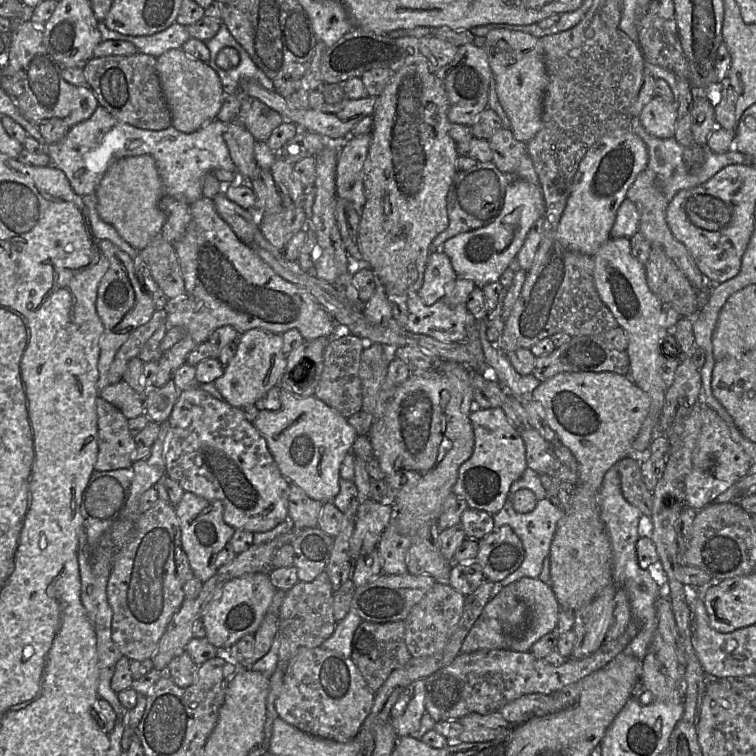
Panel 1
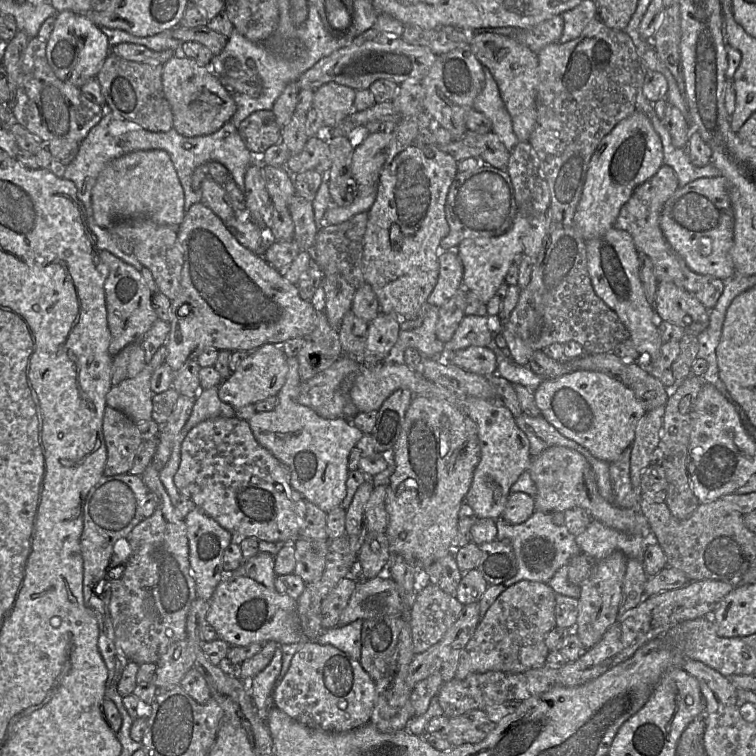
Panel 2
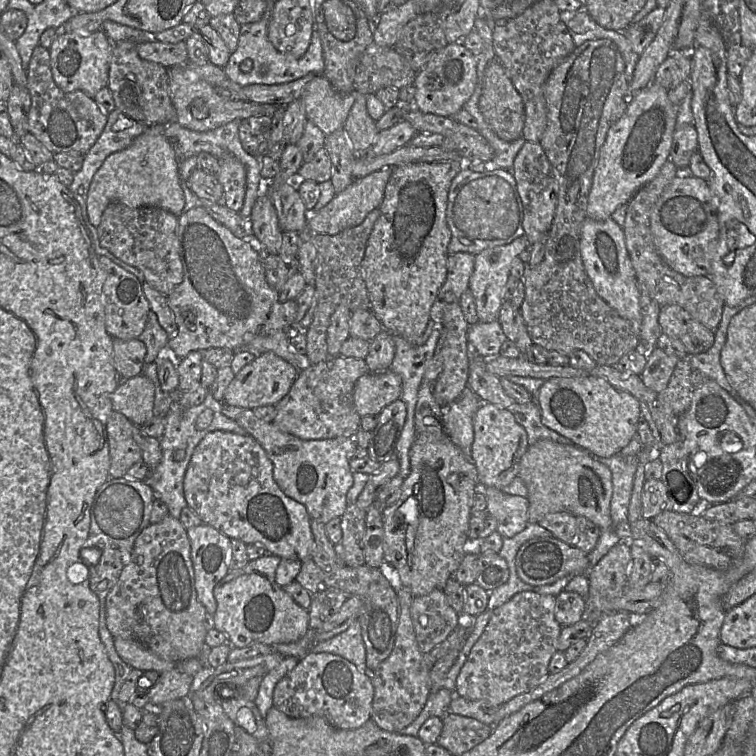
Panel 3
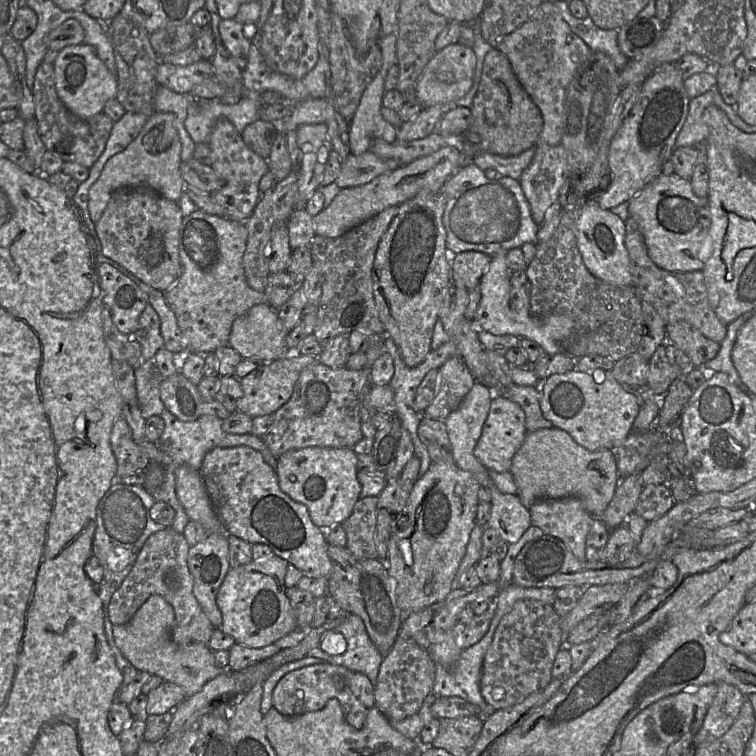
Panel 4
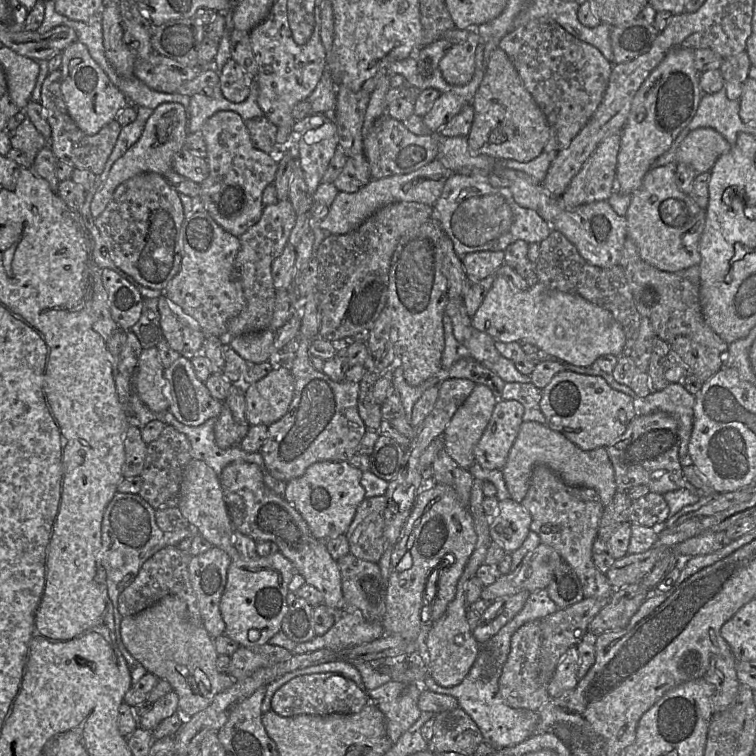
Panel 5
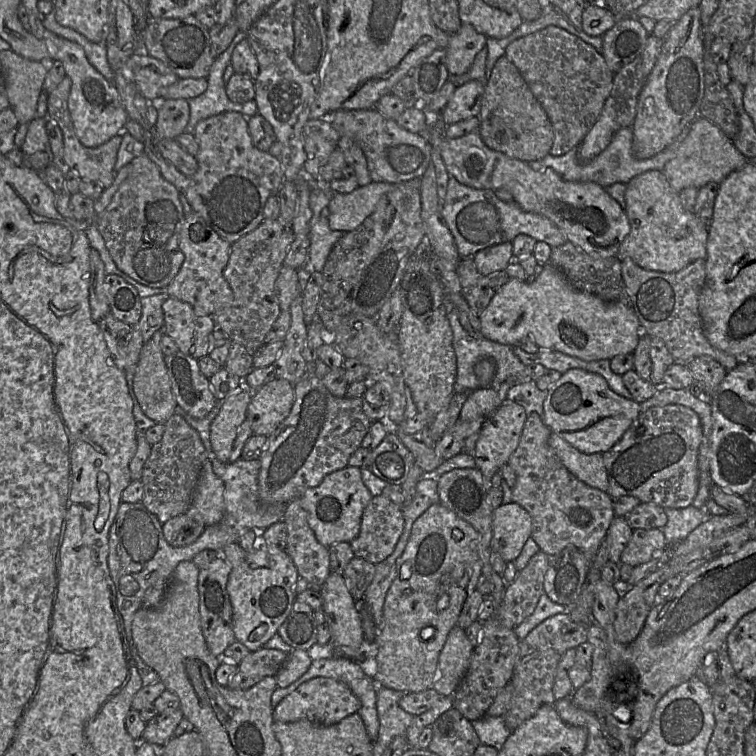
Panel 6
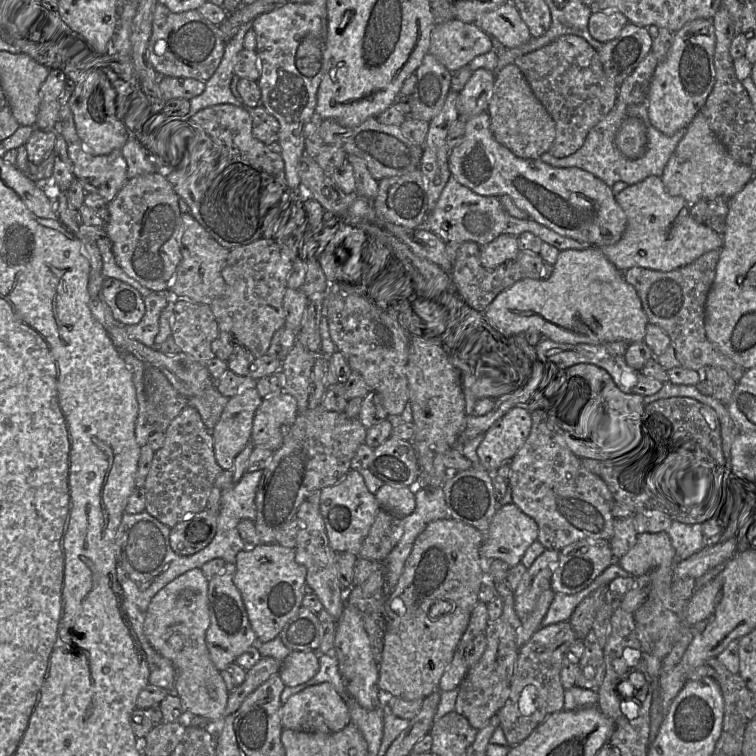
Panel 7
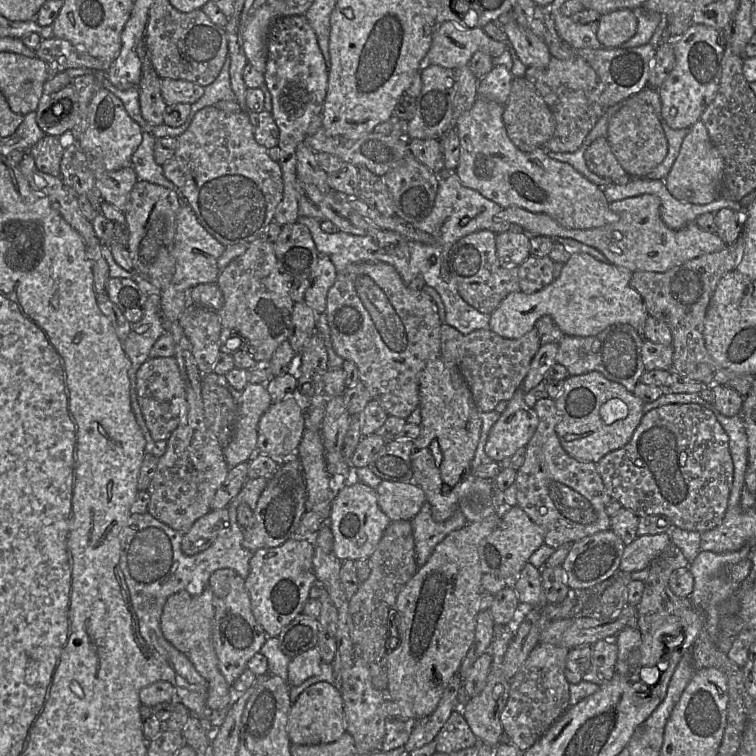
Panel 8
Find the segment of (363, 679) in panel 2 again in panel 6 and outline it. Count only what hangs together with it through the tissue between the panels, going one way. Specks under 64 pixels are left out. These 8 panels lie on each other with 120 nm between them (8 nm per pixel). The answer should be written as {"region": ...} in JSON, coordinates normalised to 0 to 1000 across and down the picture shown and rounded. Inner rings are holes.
{"region":[[[418,896],[399,903],[362,937],[362,951],[376,956],[409,952],[429,960],[442,959],[478,935],[476,926],[454,902],[440,897]]]}

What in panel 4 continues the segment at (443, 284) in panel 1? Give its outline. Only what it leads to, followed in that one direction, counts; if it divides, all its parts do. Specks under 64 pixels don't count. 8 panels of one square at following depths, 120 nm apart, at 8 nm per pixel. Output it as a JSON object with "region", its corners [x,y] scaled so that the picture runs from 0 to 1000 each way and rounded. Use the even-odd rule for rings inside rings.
{"region":[[[616,332],[597,341],[597,368],[619,384],[632,380],[644,357],[649,339],[634,332]]]}

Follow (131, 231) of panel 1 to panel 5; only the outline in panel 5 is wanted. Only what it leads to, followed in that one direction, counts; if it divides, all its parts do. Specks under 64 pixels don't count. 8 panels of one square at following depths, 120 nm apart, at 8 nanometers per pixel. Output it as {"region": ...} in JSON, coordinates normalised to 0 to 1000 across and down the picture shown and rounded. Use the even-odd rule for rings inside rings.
{"region":[[[217,135],[205,143],[192,164],[185,184],[152,213],[135,247],[122,262],[119,276],[123,288],[127,290],[139,278],[152,250],[167,238],[194,228],[217,233],[229,224],[229,208],[243,194],[247,177],[247,153],[242,139]]]}

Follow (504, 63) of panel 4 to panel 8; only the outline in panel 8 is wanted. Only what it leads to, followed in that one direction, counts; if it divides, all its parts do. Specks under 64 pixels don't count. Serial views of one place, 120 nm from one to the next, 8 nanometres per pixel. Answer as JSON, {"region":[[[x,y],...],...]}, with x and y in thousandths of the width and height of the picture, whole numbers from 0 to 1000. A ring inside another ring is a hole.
{"region":[[[696,102],[679,104],[673,128],[667,138],[665,160],[672,181],[690,201],[720,196],[734,173],[731,151],[706,112]]]}

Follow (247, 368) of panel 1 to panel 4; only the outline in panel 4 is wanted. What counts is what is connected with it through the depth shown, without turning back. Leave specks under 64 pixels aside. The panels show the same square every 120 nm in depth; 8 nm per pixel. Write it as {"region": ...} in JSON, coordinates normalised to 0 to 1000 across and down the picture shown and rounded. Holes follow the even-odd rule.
{"region":[[[384,466],[370,475],[349,479],[348,483],[316,501],[320,525],[313,530],[313,544],[332,552],[360,549],[384,528],[398,491],[419,476],[421,472]]]}

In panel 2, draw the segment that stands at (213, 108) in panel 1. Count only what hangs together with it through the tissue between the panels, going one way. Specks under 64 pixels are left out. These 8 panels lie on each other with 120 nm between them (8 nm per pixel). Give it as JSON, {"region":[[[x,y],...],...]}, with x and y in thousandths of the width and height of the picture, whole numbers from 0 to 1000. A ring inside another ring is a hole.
{"region":[[[237,67],[216,86],[213,104],[217,126],[229,149],[229,169],[238,179],[276,179],[288,173],[298,163],[306,161],[313,144],[312,136],[278,89],[262,86]]]}

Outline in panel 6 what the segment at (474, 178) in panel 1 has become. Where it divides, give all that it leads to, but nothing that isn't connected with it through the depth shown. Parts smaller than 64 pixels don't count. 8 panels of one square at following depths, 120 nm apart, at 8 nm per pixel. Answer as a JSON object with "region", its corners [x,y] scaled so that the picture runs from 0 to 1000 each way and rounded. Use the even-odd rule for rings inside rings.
{"region":[[[597,233],[583,270],[583,284],[601,315],[610,341],[624,340],[632,332],[656,323],[677,320],[687,310],[696,310],[729,327],[738,327],[753,319],[722,287],[689,276],[680,265],[664,266],[651,251],[628,250],[612,245]]]}

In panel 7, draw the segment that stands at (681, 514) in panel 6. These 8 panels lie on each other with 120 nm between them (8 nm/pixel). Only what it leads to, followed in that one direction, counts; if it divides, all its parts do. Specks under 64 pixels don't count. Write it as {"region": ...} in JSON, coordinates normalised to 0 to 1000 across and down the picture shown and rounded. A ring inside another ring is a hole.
{"region":[[[889,687],[880,701],[894,730],[894,741],[905,741],[927,728],[938,716],[927,689]]]}

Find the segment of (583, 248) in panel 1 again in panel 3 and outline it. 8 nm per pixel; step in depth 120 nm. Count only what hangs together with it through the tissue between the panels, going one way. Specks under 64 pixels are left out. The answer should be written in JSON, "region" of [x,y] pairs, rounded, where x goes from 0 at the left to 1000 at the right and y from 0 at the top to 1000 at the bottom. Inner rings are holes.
{"region":[[[862,108],[831,130],[828,148],[807,168],[795,194],[778,261],[778,288],[791,292],[807,288],[816,275],[829,270],[848,247],[864,238],[886,212],[897,140],[886,134],[884,122]]]}

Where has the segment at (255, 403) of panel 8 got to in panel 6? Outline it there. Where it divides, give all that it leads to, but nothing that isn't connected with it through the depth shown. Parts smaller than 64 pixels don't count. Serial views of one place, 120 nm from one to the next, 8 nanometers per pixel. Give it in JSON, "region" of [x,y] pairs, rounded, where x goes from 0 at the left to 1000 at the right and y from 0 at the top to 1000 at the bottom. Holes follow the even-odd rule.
{"region":[[[321,508],[295,530],[291,545],[278,566],[278,585],[282,598],[292,611],[303,611],[310,585],[319,561],[327,554],[327,540],[333,526],[331,512]]]}

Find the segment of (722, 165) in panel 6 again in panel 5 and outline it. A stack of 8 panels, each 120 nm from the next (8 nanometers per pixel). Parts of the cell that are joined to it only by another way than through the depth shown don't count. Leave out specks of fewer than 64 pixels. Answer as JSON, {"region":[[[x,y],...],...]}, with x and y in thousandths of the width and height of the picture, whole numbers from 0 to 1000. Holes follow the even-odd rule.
{"region":[[[922,169],[914,173],[901,189],[892,217],[903,216],[915,221],[922,230],[939,228],[948,210],[966,200],[964,188],[947,172],[942,169]]]}

